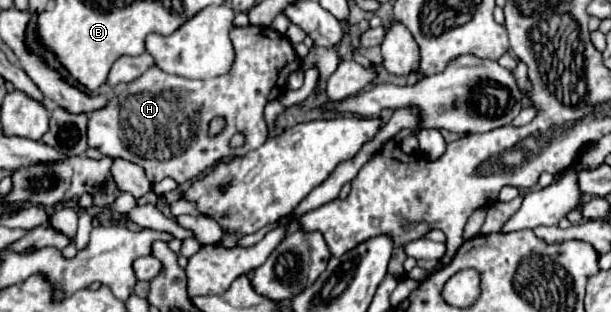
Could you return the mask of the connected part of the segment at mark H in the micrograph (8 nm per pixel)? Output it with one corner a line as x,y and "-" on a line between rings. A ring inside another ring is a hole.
251,24
233,28
231,42
235,48
235,62
223,76
189,80
167,74
153,64
153,68
139,80
133,80
133,84
117,84
109,104
97,112
89,112
89,148
97,148
103,156
123,158
141,166
153,184
167,176
185,184
221,160
243,156
259,148
269,138
263,110
271,100
285,94
287,78
301,68
301,58
295,54
287,36
267,26
-
215,118
223,118
225,128
209,136
209,124
-
235,132
245,134
245,146
229,146
229,138

